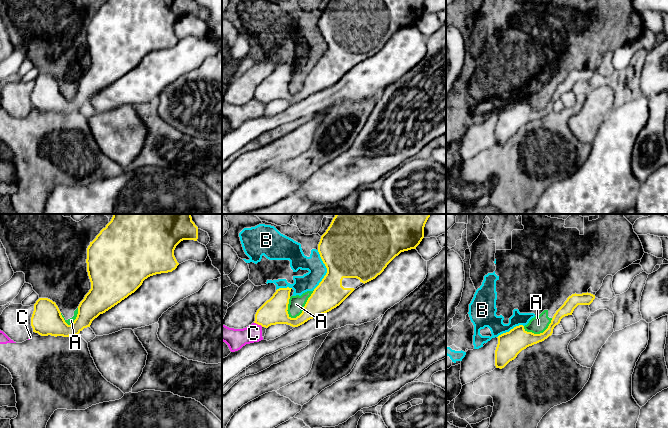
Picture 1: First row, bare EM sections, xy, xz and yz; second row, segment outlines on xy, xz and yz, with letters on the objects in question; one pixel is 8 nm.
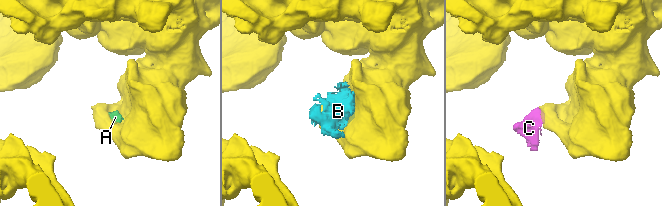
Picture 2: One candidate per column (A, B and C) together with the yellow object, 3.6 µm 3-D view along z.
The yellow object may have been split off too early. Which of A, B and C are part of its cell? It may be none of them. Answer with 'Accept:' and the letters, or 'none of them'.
Accept: none of them

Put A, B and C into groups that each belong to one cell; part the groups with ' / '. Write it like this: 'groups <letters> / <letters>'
groups A B / C

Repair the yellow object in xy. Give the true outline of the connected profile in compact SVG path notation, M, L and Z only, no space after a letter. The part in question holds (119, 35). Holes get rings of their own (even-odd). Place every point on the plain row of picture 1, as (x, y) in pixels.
M107 0L87 24L86 39L91 65L80 78L74 98L68 101L55 78L48 74L39 74L34 80L31 93L33 108L41 112L51 111L55 113L79 111L84 104L90 103L92 97L100 90L105 89L134 69L145 55L175 46L179 41L174 32L176 22L183 16L197 17L197 15L198 3L195 0Z

